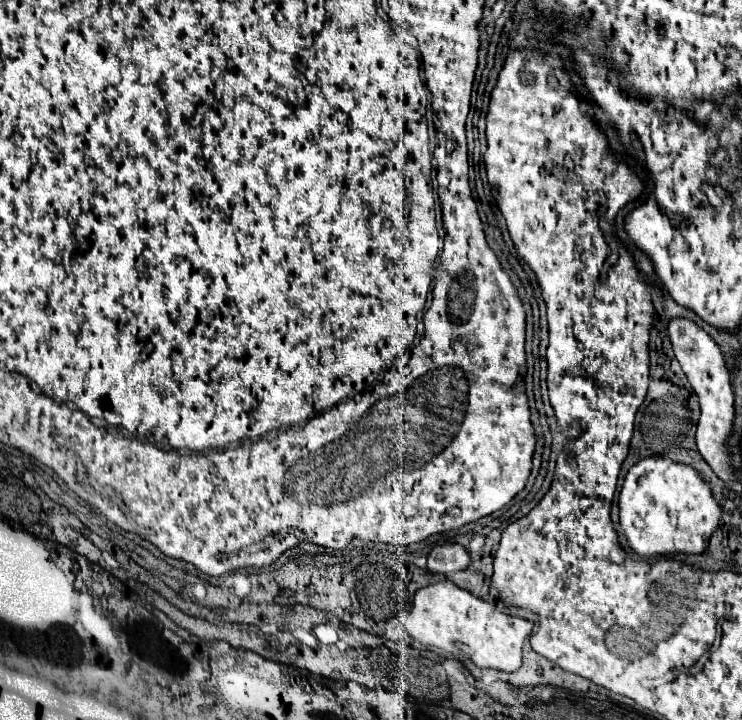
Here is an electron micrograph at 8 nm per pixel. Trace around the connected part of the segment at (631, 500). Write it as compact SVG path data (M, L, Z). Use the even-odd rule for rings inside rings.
M651 456L637 462L625 476L621 496L621 528L631 548L643 556L665 556L675 552L701 554L713 530L721 522L721 506L711 494L711 486L699 472L685 462L675 462L669 456Z

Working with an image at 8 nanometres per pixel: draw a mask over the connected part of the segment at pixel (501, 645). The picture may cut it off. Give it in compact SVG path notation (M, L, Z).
M443 580L417 590L413 608L405 618L405 628L411 638L425 646L437 646L453 656L469 656L479 668L513 672L521 666L523 642L531 634L533 622L501 612L469 590Z

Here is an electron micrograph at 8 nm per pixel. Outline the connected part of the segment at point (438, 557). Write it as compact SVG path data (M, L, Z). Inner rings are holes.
M445 544L445 546L435 546L429 552L427 568L431 572L449 574L449 572L455 572L455 570L465 570L469 562L471 562L469 554L463 550L463 546L459 546L459 544Z

